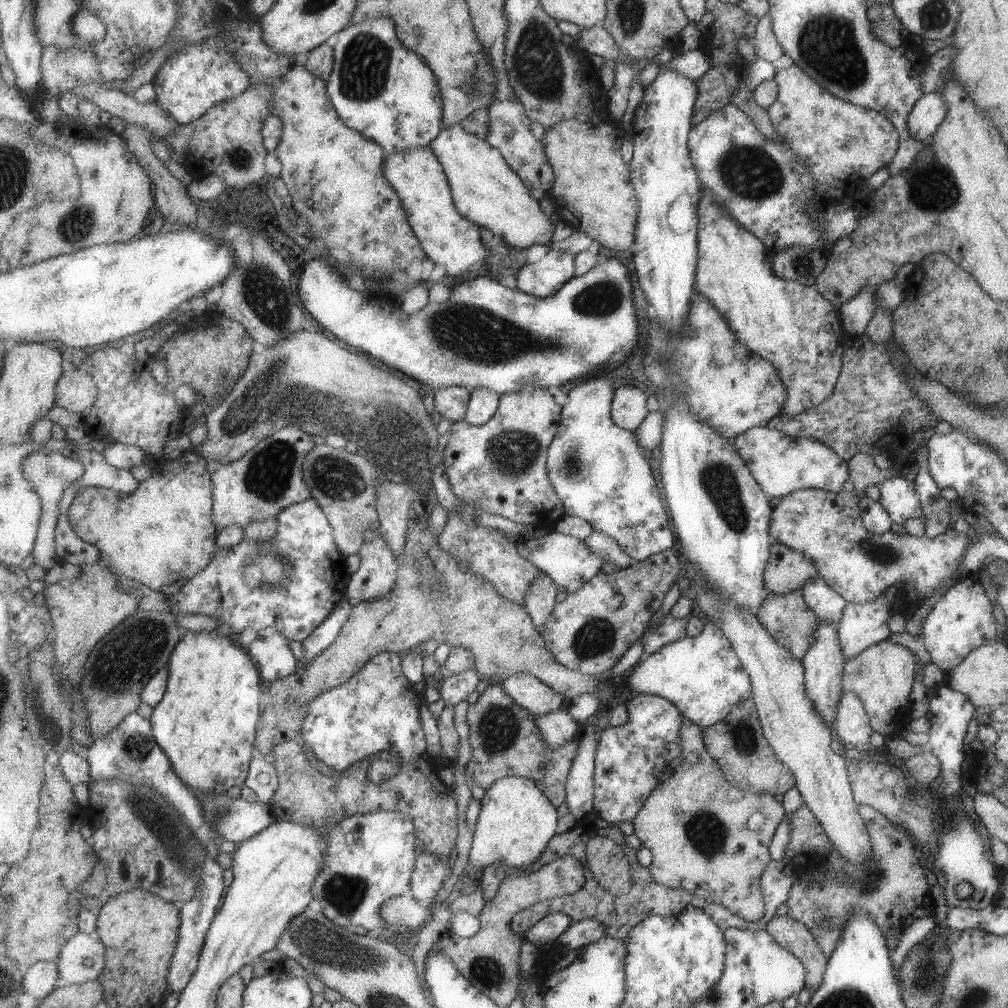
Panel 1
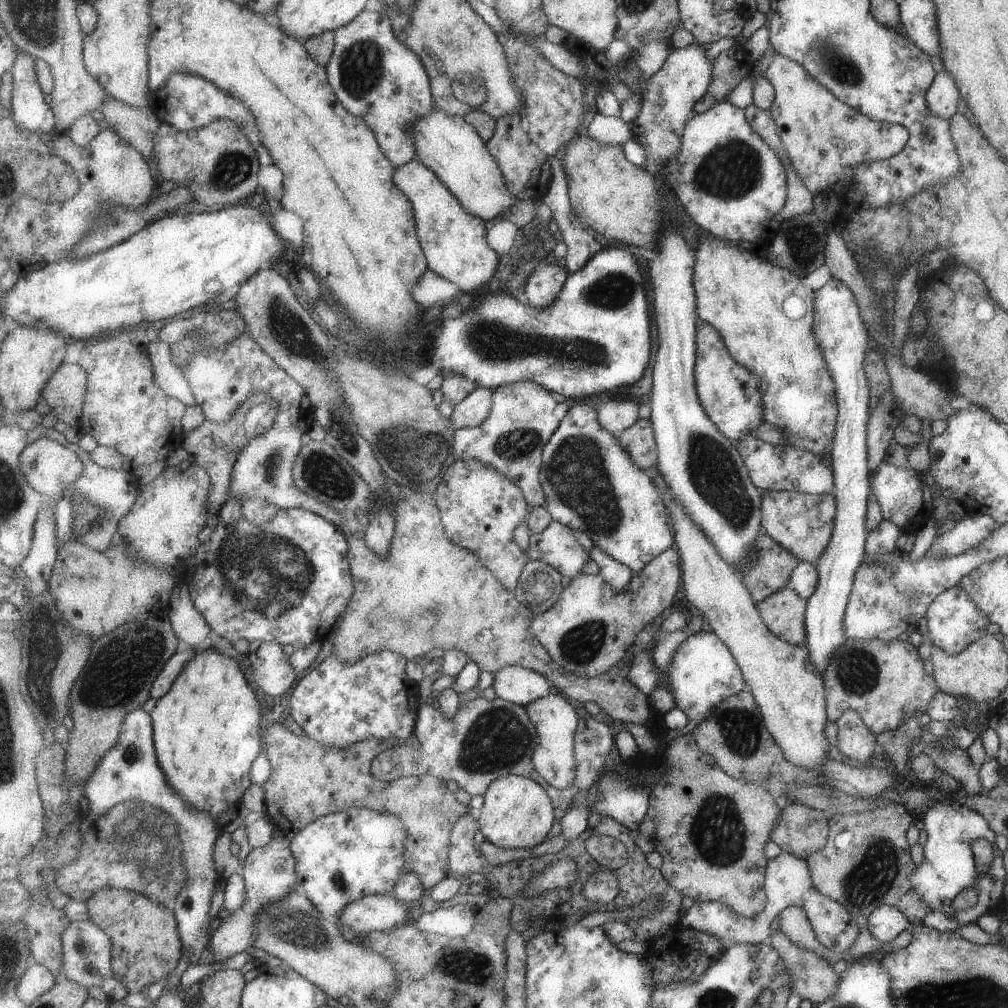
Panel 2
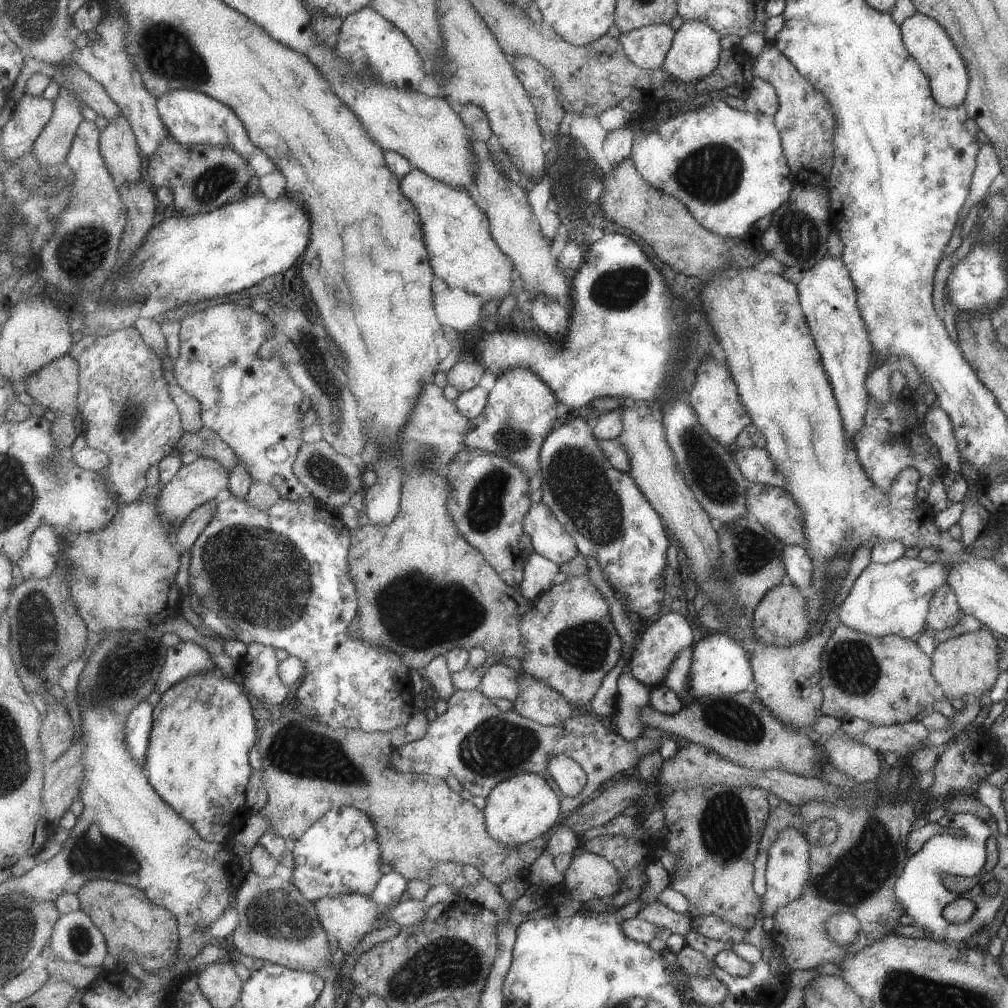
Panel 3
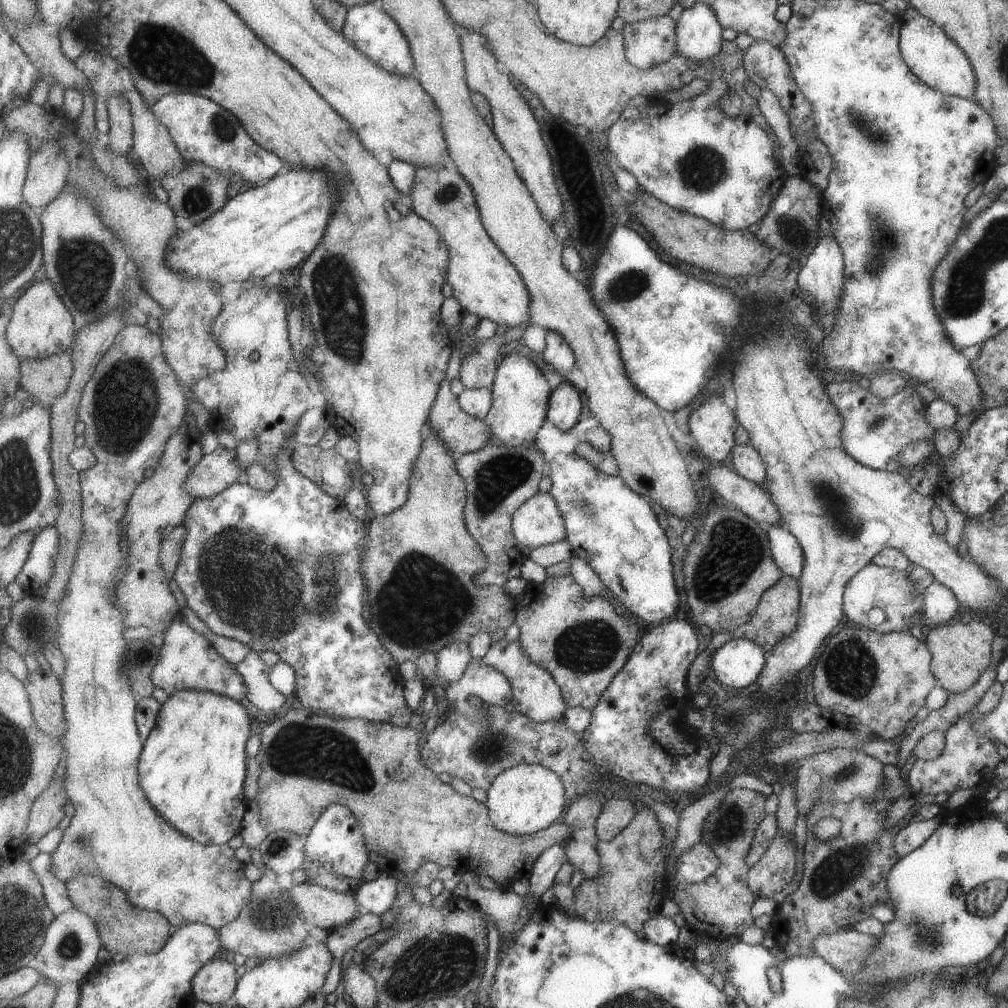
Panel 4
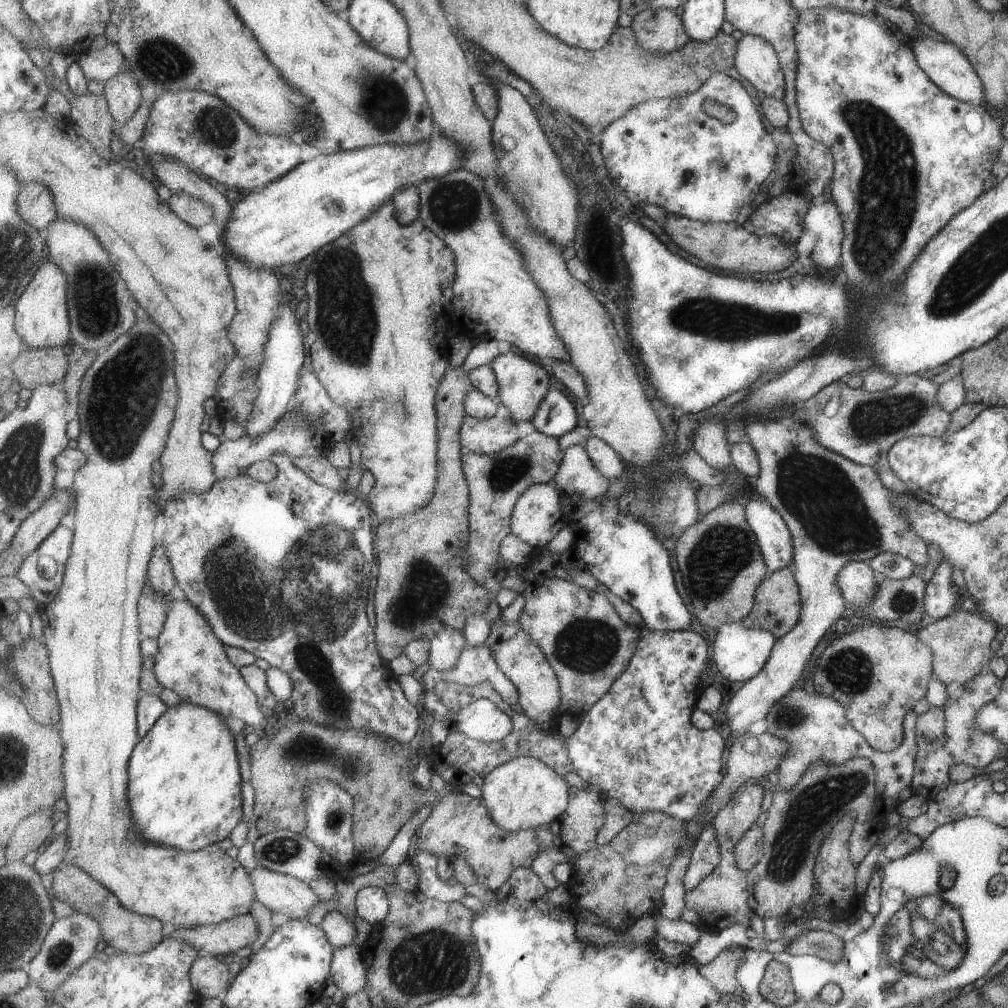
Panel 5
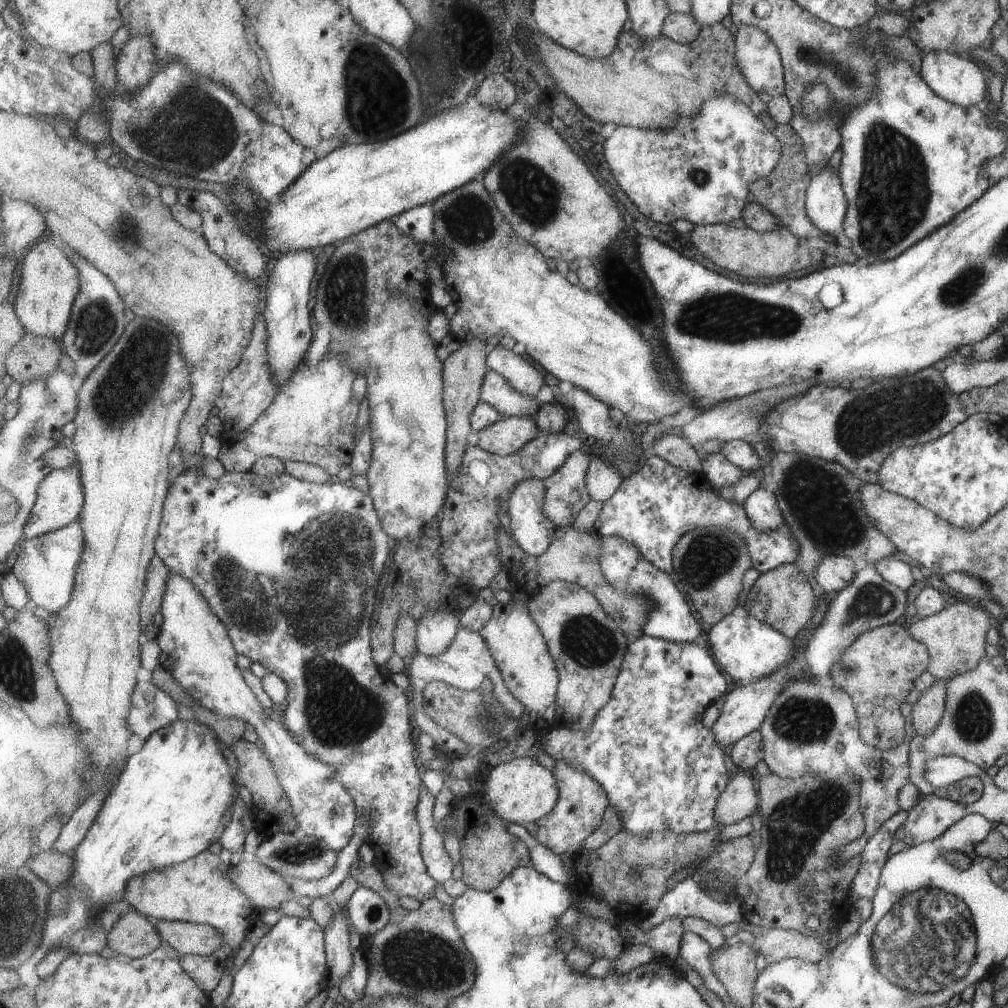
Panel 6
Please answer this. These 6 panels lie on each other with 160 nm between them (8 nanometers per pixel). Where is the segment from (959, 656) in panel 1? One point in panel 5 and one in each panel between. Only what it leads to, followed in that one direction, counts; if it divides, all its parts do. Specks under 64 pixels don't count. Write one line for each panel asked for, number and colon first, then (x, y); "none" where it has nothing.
2: (953, 621)
3: (944, 612)
4: (940, 604)
5: (940, 593)

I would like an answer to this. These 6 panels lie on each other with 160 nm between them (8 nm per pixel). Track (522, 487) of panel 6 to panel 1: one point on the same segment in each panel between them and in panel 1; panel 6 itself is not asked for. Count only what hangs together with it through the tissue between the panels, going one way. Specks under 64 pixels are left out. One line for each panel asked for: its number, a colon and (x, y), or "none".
1: (568, 560)
2: (557, 545)
3: (549, 538)
4: (539, 522)
5: (538, 518)

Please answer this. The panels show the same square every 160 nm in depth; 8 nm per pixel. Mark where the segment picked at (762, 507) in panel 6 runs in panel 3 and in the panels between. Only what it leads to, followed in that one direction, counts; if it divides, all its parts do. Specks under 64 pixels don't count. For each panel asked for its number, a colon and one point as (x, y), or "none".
3: (796, 559)
4: (786, 552)
5: (774, 538)

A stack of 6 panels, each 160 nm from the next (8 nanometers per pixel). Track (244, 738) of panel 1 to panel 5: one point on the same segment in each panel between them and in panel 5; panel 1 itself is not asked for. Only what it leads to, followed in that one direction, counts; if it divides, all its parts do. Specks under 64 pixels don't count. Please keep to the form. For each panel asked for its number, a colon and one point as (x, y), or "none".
2: (206, 730)
3: (198, 761)
4: (193, 768)
5: (186, 780)

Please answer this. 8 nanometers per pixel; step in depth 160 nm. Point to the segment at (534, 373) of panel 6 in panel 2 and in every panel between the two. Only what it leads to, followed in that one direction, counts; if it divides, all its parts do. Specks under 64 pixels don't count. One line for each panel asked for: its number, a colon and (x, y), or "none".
2: (521, 424)
3: (522, 409)
4: (521, 393)
5: (524, 384)

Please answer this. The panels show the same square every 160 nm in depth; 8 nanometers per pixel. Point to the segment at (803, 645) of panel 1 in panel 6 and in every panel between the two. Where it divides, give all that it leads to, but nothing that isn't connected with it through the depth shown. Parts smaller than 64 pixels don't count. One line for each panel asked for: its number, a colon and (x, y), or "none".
2: (783, 612)
3: (781, 619)
4: (777, 616)
5: (777, 607)
6: (781, 597)

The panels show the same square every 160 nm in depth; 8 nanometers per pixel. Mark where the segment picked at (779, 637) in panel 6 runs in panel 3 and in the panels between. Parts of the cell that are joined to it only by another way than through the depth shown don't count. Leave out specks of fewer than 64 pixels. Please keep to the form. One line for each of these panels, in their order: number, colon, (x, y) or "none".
3: (721, 666)
4: (738, 662)
5: (740, 653)

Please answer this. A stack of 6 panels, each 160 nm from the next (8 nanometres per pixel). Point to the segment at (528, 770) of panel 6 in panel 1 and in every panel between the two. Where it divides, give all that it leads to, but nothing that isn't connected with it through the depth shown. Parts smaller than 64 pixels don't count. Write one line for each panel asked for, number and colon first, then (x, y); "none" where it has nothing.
1: (517, 822)
2: (518, 812)
3: (522, 808)
4: (523, 800)
5: (525, 793)

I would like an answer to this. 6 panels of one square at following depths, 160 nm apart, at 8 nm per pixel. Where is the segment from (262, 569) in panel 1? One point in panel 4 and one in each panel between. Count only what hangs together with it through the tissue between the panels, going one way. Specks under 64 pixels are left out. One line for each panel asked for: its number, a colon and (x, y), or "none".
2: (290, 581)
3: (281, 576)
4: (308, 609)

